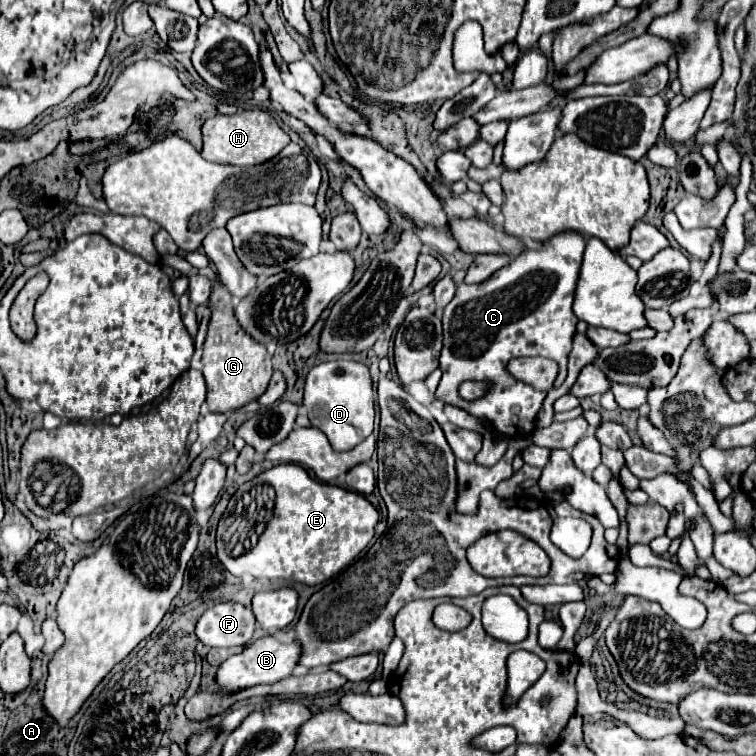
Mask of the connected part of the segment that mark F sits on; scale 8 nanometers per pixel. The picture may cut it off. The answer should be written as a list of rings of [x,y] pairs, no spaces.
[[[221,602],[209,608],[197,622],[197,638],[205,646],[233,648],[245,646],[255,630],[251,608],[239,602]]]

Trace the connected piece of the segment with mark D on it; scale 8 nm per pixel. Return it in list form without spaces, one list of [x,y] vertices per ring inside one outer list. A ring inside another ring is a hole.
[[[335,360],[323,362],[307,374],[305,382],[305,400],[307,416],[311,426],[325,432],[335,450],[351,450],[363,442],[373,432],[375,420],[375,402],[369,368],[353,360]]]

